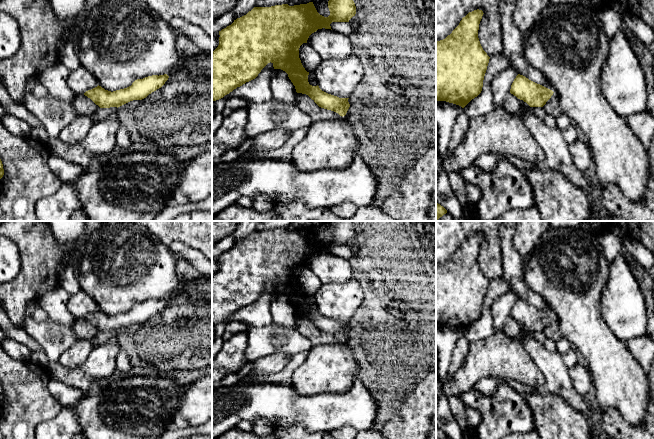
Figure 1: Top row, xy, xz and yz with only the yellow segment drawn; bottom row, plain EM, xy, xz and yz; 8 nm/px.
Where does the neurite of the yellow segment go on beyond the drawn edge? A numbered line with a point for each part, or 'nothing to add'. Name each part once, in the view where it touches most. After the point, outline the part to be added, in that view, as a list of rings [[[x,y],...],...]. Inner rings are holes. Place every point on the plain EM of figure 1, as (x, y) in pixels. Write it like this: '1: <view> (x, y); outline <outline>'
nothing to add

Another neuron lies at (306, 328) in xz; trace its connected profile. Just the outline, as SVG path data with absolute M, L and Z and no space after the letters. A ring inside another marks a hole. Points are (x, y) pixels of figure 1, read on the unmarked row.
M296 317L296 329L306 338L308 338L313 346L321 344L339 344L342 340L338 337L319 331L314 324L308 319Z

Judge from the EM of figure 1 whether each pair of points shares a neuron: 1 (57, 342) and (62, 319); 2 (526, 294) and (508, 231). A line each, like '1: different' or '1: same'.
1: different
2: same

